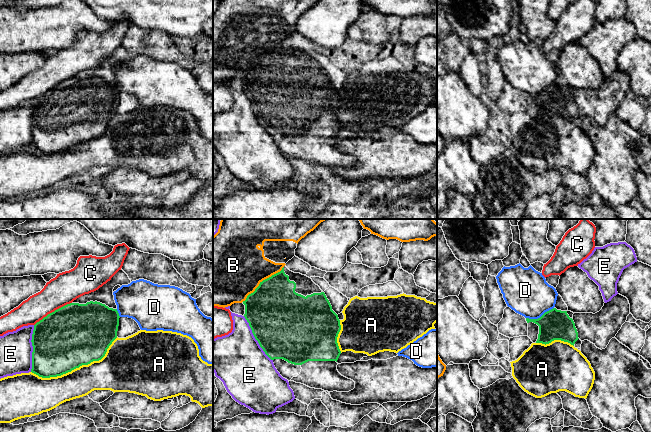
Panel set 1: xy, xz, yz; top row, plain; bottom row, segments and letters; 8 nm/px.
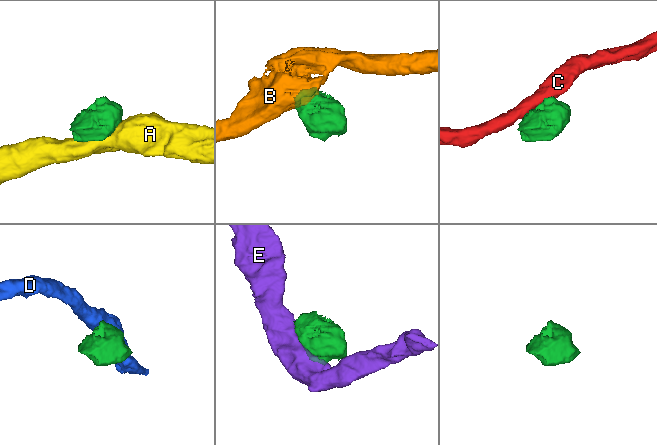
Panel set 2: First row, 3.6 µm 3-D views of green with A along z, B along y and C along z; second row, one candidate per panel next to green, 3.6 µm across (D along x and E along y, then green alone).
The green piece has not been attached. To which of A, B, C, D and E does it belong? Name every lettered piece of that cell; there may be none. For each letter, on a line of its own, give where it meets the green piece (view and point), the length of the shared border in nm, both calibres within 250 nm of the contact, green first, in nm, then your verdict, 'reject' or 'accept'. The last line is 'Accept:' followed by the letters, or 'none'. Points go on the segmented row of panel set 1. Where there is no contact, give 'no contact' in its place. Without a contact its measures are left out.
A: xy (76, 367) | 750 nm | 480/260 nm | reject
B: xz (262, 281) | 440 nm | 440/480 nm | reject
C: xy (52, 312) | 360 nm | 500/240 nm | reject
D: yz (540, 317) | 240 nm | 240/360 nm | reject
E: xy (33, 348) | 380 nm | 480/260 nm | reject
Accept: none

